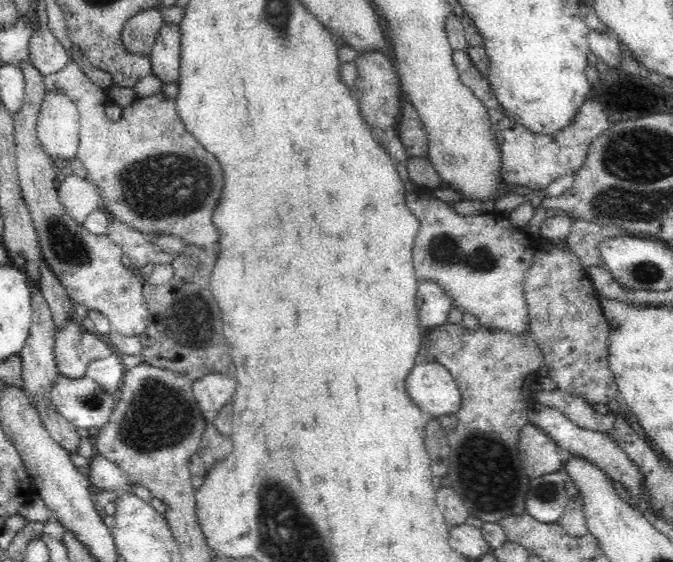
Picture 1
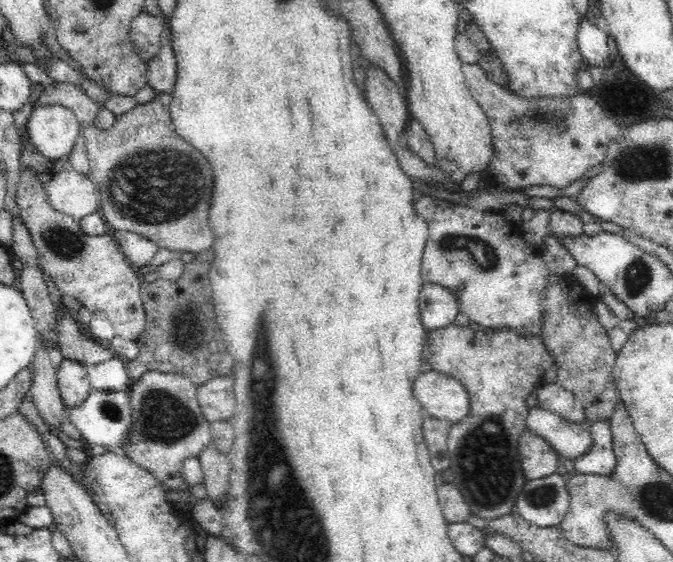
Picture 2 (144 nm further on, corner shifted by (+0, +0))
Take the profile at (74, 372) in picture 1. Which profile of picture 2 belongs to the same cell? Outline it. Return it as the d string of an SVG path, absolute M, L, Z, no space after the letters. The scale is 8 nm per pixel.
M64 360L58 368L58 390L62 396L62 404L66 408L66 414L70 414L72 408L82 406L92 390L88 368L78 362Z

